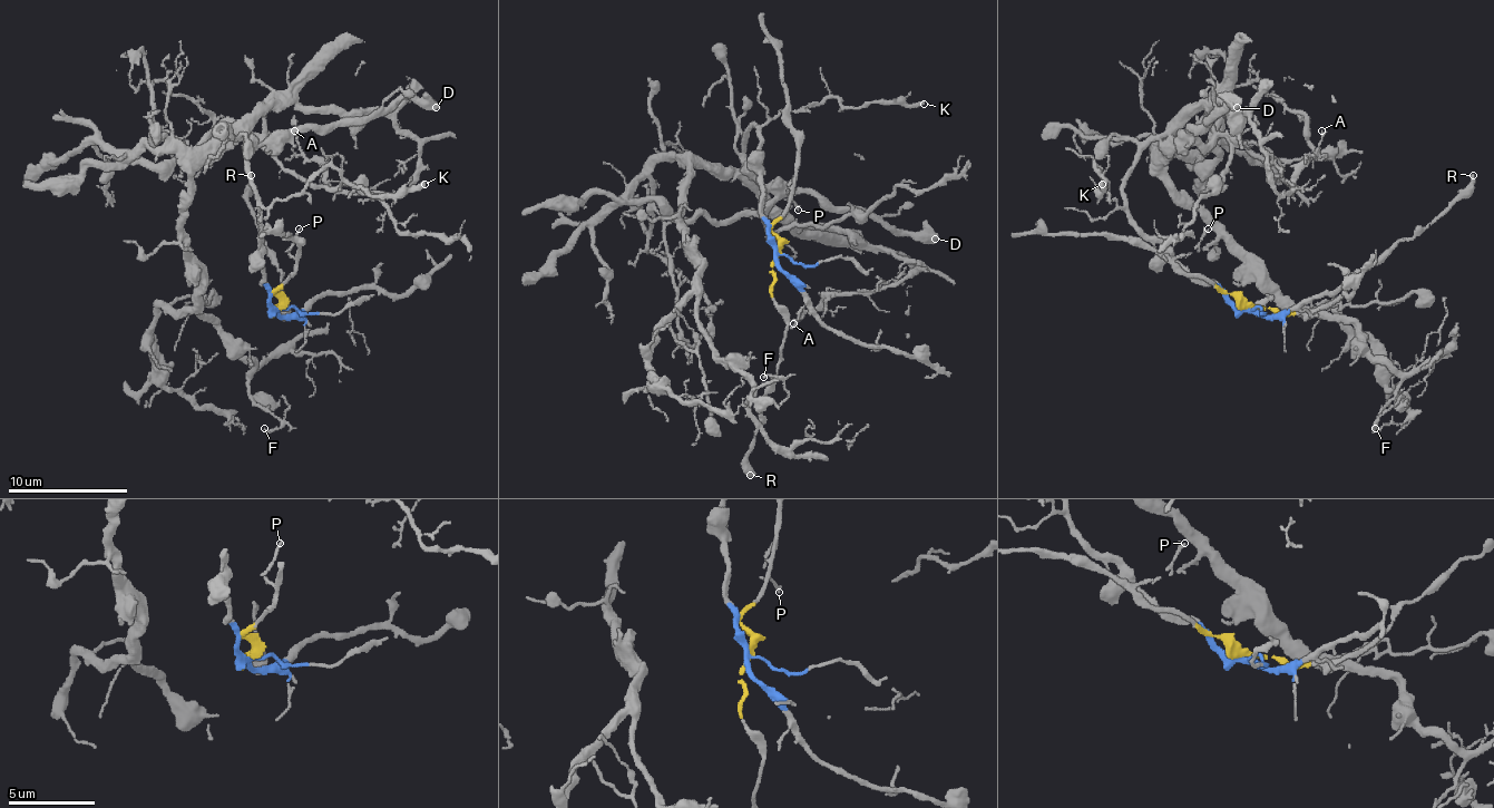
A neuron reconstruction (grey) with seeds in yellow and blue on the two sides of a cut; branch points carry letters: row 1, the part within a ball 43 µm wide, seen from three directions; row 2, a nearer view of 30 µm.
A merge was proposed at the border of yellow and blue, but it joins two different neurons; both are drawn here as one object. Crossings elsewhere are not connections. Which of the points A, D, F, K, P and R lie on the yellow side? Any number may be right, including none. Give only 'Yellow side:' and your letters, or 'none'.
Yellow side: P, R

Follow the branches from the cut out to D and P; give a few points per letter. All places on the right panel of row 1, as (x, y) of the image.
D: (1252, 309), (1198, 282), (1130, 216), (1123, 183), (1139, 153), (1162, 138), (1183, 142), (1231, 96), (1237, 108)
P: (1252, 305), (1222, 294), (1210, 282), (1189, 275), (1174, 261), (1192, 252), (1207, 229)

